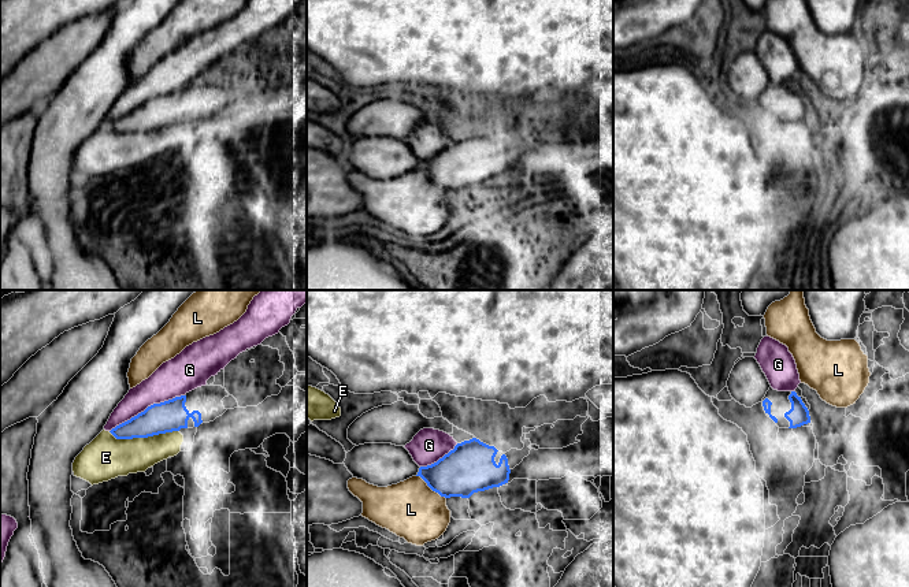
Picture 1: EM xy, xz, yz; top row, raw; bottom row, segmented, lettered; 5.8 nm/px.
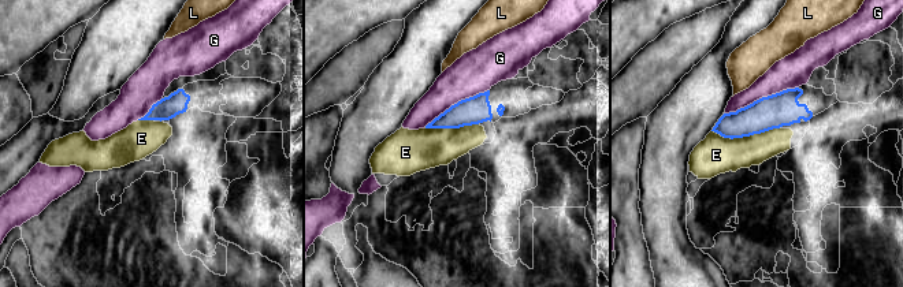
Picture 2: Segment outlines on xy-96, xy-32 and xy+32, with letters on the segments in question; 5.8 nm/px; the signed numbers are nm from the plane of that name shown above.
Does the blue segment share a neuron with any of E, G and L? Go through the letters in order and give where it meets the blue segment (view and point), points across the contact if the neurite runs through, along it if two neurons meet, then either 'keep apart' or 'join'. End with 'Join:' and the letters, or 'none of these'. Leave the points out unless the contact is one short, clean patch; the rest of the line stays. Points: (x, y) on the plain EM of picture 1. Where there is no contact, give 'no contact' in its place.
E: xy (143, 130) | keep apart
G: xy (148, 100) | keep apart
L: xz (431, 182) | keep apart
Join: none of these

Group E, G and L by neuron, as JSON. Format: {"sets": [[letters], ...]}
{"sets": [["E"], ["G"], ["L"]]}

